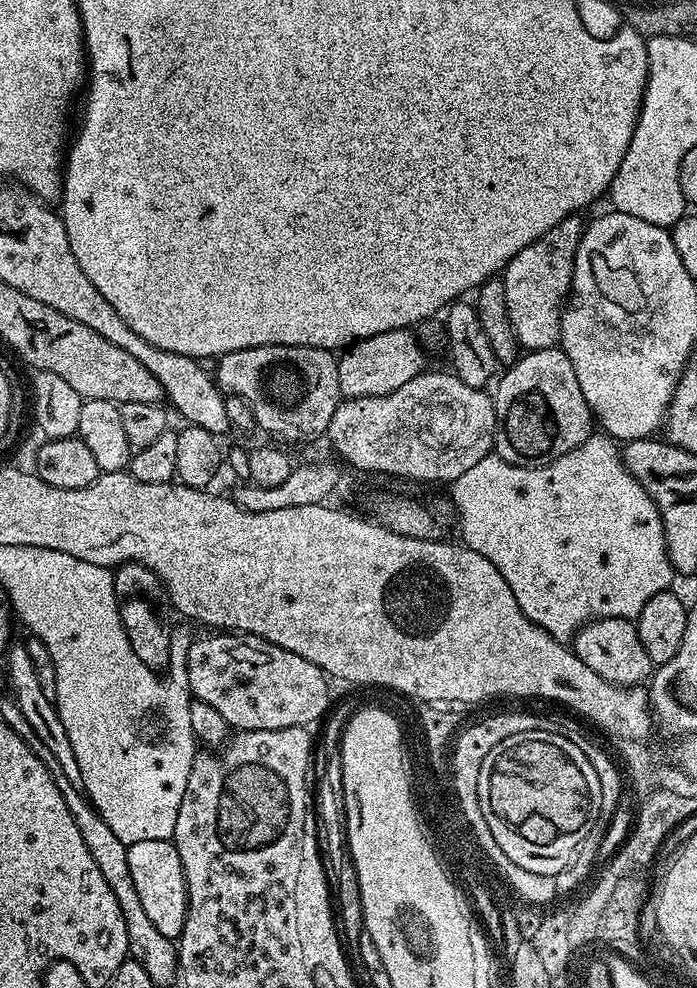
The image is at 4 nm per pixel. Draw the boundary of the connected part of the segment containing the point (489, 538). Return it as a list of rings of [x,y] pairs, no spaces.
[[[593,431],[592,435],[586,438],[586,442],[582,442],[582,446],[574,446],[574,450],[570,450],[570,454],[562,454],[562,458],[537,468],[514,466],[503,460],[501,456],[489,454],[486,458],[482,458],[482,462],[477,462],[473,468],[466,470],[466,474],[462,474],[462,478],[451,481],[450,488],[452,488],[452,504],[456,507],[457,518],[460,519],[460,532],[464,535],[462,537],[464,547],[474,550],[478,554],[482,554],[482,558],[490,558],[490,562],[494,562],[494,570],[498,570],[498,574],[502,574],[502,578],[506,578],[506,586],[510,586],[510,591],[514,593],[514,598],[518,601],[522,614],[526,614],[526,618],[533,620],[539,628],[546,629],[555,640],[567,641],[567,636],[568,639],[573,637],[580,627],[597,618],[600,620],[622,618],[635,621],[642,606],[654,594],[667,592],[673,587],[674,569],[668,560],[668,545],[664,542],[664,524],[660,521],[660,512],[657,511],[656,504],[649,498],[648,491],[628,473],[617,441],[603,431]]]

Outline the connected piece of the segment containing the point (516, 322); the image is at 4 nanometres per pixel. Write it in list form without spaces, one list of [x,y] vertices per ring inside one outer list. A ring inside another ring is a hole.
[[[579,219],[563,220],[554,230],[542,234],[526,250],[506,265],[502,273],[506,290],[506,310],[521,345],[525,349],[555,348],[560,339],[560,313],[570,296],[572,267],[580,241]]]

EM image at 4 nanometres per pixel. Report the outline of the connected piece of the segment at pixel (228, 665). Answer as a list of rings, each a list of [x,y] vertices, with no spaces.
[[[208,634],[205,640],[193,639],[188,646],[188,687],[191,695],[218,710],[227,727],[241,732],[282,730],[312,726],[329,711],[329,677],[314,662],[298,658],[298,654],[274,646],[261,636],[251,634]]]

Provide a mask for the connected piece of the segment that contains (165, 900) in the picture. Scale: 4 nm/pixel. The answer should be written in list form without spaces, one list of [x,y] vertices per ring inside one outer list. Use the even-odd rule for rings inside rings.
[[[151,840],[134,842],[127,847],[130,875],[147,917],[160,934],[173,942],[179,941],[188,917],[188,883],[184,877],[182,858],[178,858],[175,843],[172,840]]]

